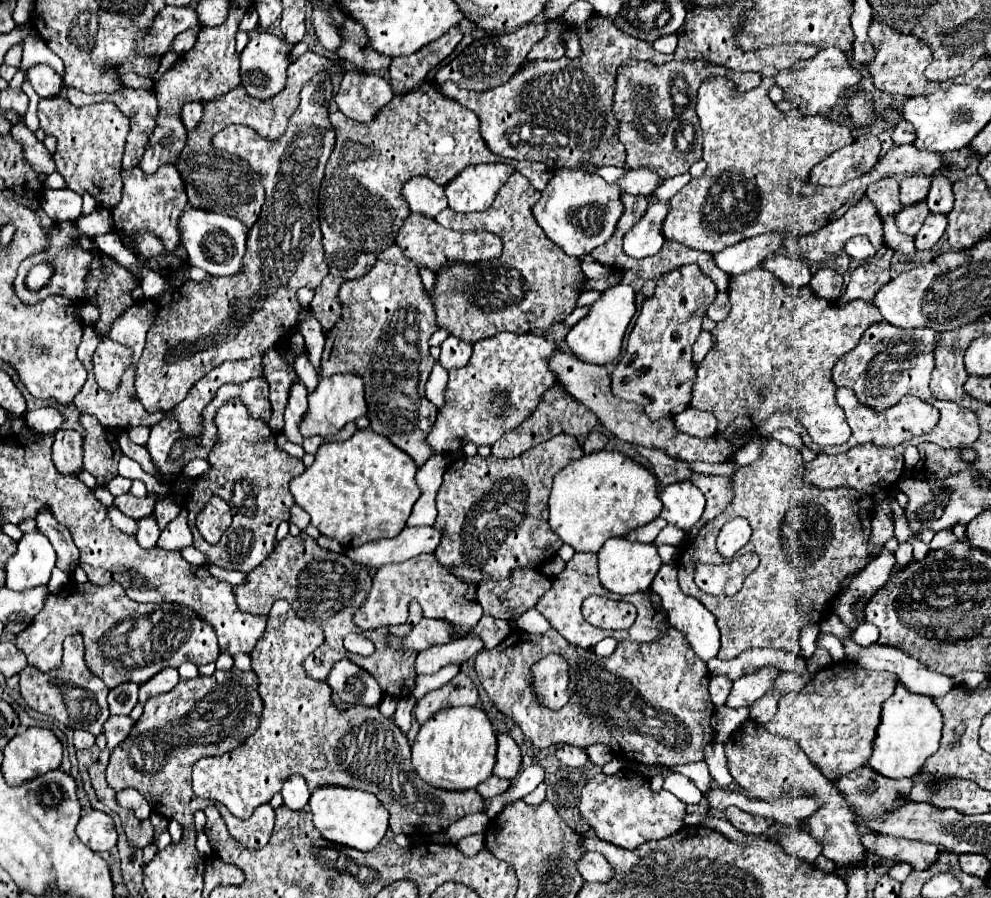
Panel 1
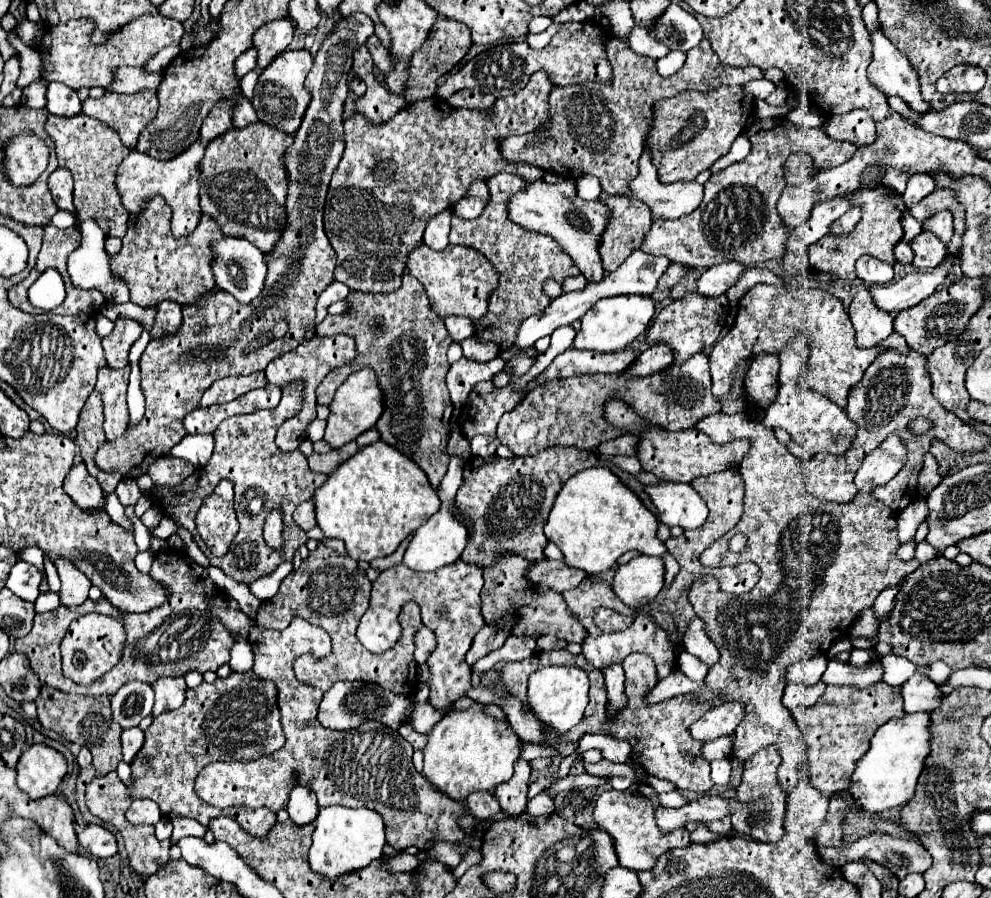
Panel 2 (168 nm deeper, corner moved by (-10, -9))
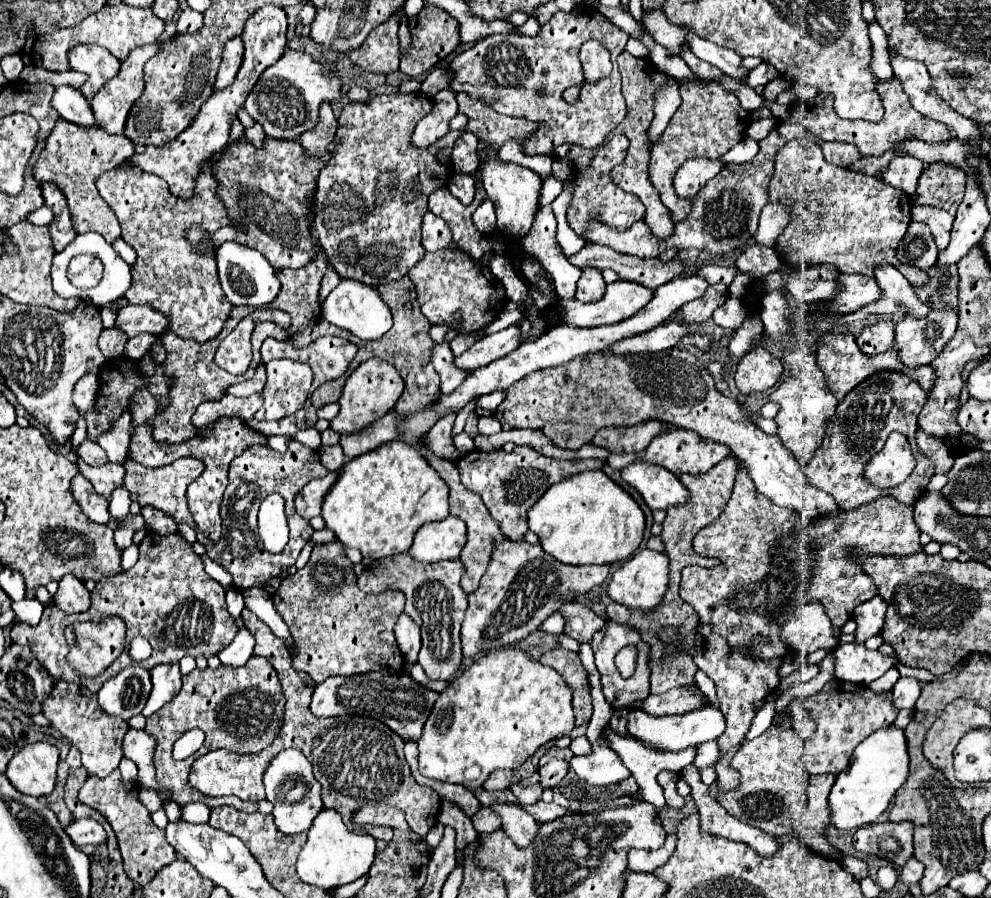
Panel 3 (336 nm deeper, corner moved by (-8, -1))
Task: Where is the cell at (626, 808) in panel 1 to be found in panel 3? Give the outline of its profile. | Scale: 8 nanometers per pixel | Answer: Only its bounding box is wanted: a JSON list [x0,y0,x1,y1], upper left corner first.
[628,834,676,872]

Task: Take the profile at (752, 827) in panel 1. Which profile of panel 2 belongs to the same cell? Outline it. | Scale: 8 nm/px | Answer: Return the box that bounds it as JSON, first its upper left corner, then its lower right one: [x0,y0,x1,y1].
[732,746,786,842]

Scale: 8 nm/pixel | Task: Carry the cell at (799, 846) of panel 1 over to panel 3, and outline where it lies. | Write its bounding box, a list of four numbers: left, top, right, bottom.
[854,822,914,866]

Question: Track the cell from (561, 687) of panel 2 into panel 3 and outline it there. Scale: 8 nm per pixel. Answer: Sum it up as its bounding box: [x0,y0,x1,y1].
[418,646,576,790]

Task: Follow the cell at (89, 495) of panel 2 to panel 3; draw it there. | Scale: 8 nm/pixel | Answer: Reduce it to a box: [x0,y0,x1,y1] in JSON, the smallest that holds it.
[72,476,110,524]

